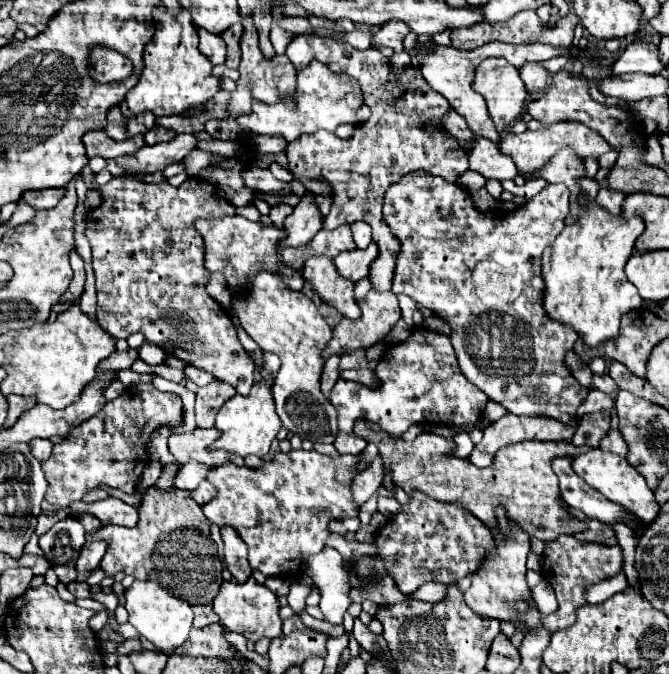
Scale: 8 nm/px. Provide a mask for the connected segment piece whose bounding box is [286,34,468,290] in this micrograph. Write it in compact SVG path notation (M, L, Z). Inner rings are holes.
M300 34L288 44L286 56L298 70L302 66L308 66L312 60L320 60L328 64L332 72L356 78L364 90L364 100L372 108L372 116L368 122L358 124L352 138L338 140L334 132L318 130L290 142L286 148L286 156L296 178L326 178L332 184L334 204L330 214L324 218L326 230L334 230L358 220L372 226L372 238L374 242L378 242L380 256L374 260L374 266L370 270L370 282L372 286L378 286L378 290L390 290L400 242L390 232L382 216L386 190L414 170L426 170L428 174L438 174L452 182L456 182L468 170L468 158L452 138L426 132L430 120L442 120L448 114L450 104L446 102L446 98L442 98L442 94L434 92L428 86L418 68L410 64L400 76L396 76L390 70L390 58L384 58L374 48L356 50L350 44L342 44L332 38ZM376 128L382 128L378 136Z

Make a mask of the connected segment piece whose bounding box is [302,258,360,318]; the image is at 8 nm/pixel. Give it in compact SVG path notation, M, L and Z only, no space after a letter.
M308 258L302 274L318 290L322 300L334 306L342 316L358 318L360 308L354 300L354 282L342 278L330 258Z

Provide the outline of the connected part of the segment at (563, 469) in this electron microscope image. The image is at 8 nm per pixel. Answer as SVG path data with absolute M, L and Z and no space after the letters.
M556 458L552 462L552 468L560 478L562 498L568 502L568 506L578 508L588 518L598 518L606 524L614 524L614 518L618 518L622 510L618 510L614 502L608 502L606 496L598 494L598 490L586 486L586 482L582 482L582 478L574 474L570 460L572 458Z

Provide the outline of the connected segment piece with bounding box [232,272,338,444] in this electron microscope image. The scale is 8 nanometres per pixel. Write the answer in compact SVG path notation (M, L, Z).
M258 272L250 276L250 290L242 294L232 308L252 340L256 340L262 350L274 352L280 358L280 370L276 374L272 392L276 412L284 428L300 438L308 436L314 442L334 444L338 436L336 410L320 392L320 376L324 370L322 350L332 338L332 328L326 324L316 304L302 292L288 290L276 274Z

